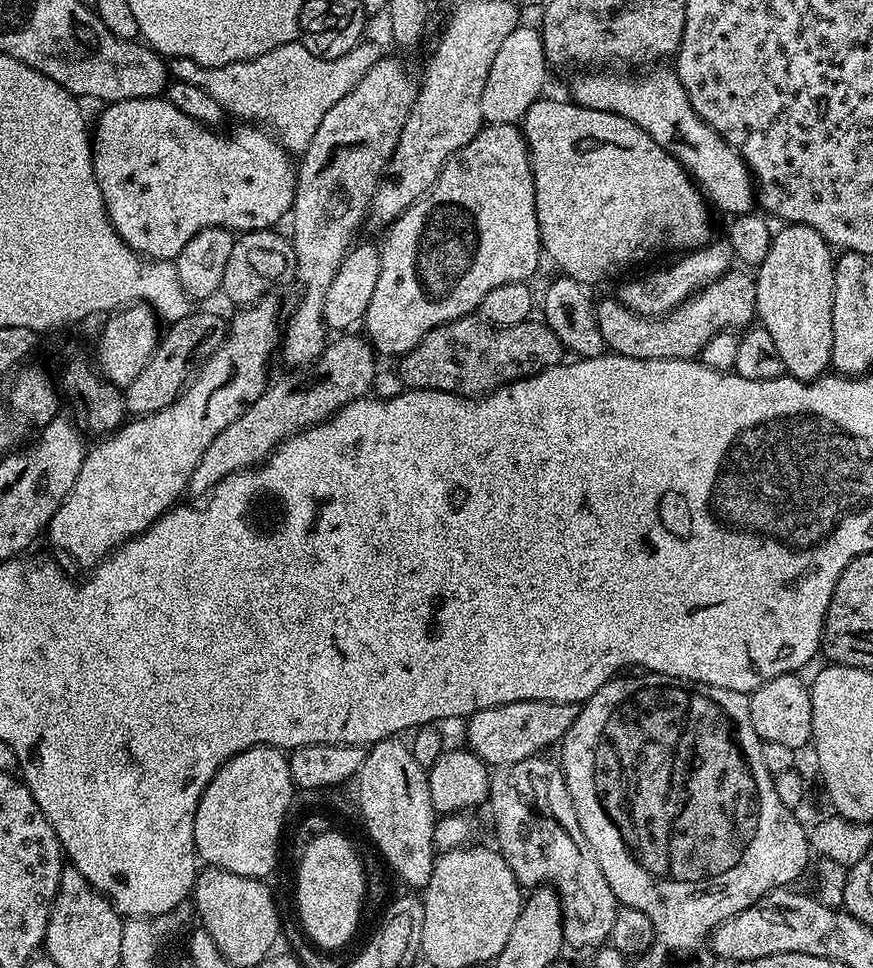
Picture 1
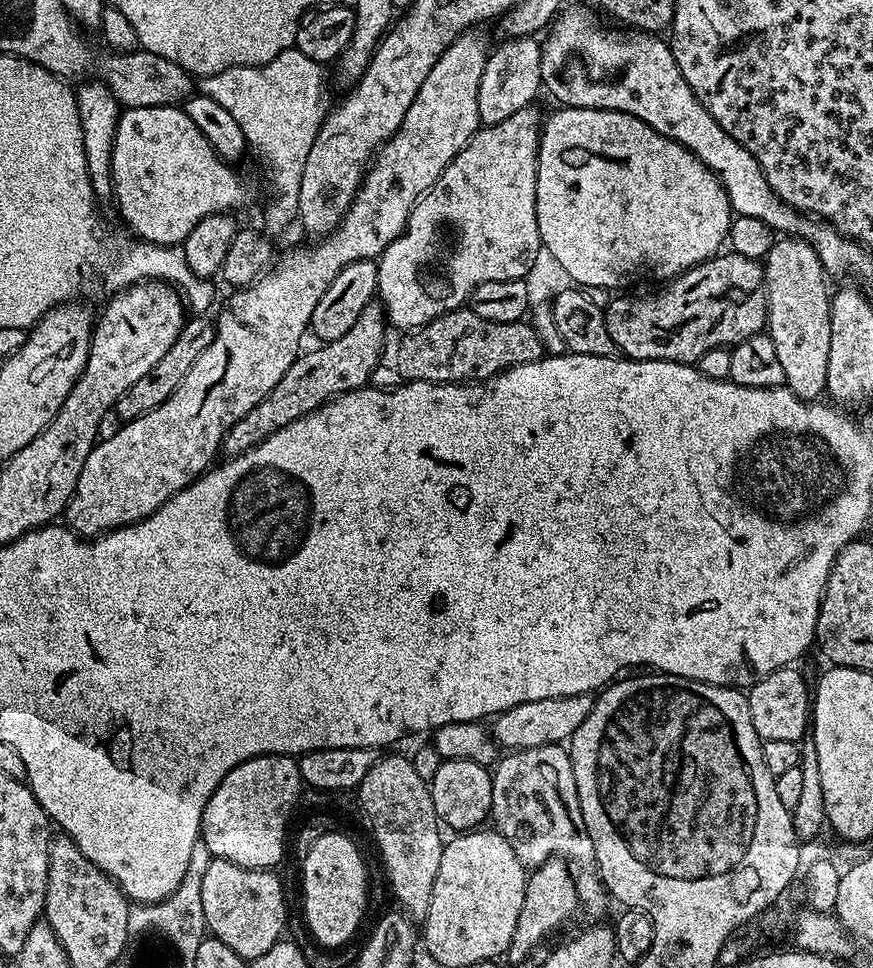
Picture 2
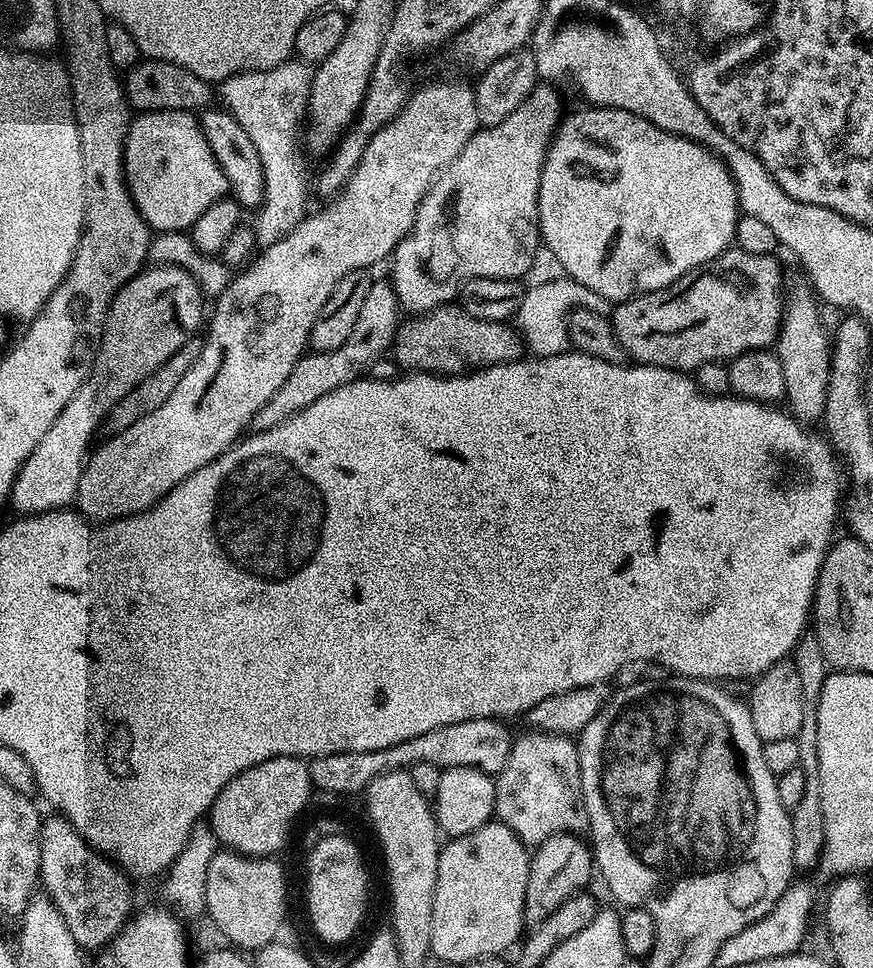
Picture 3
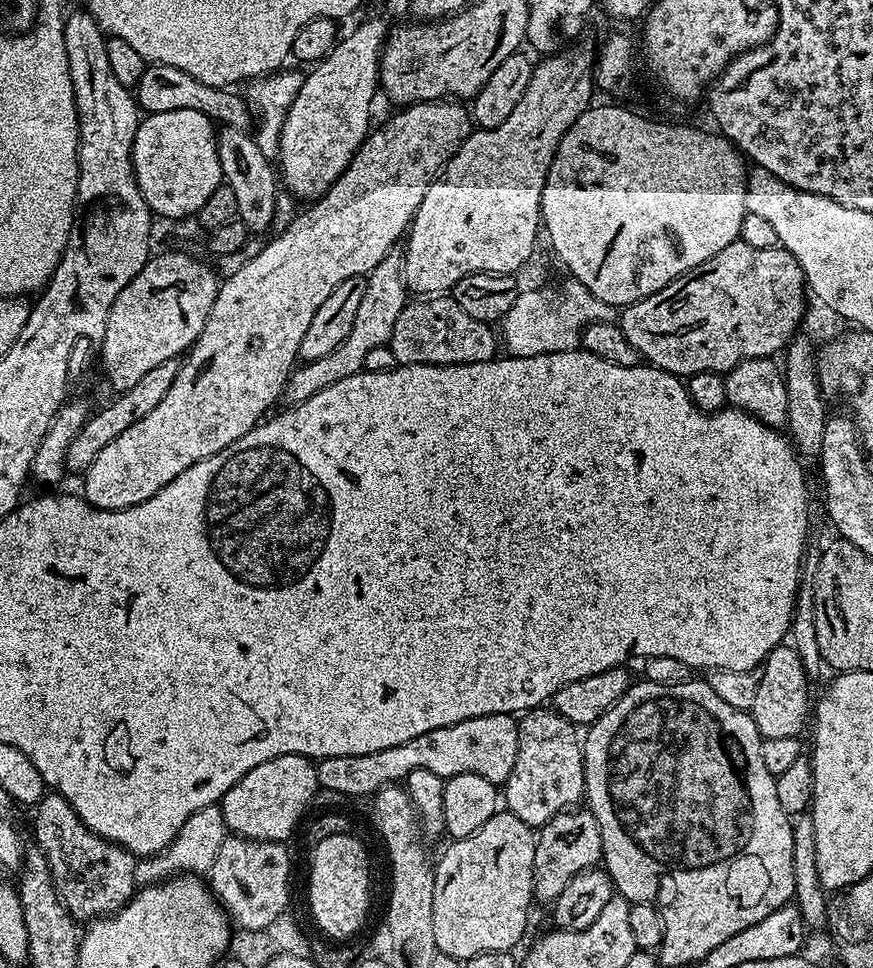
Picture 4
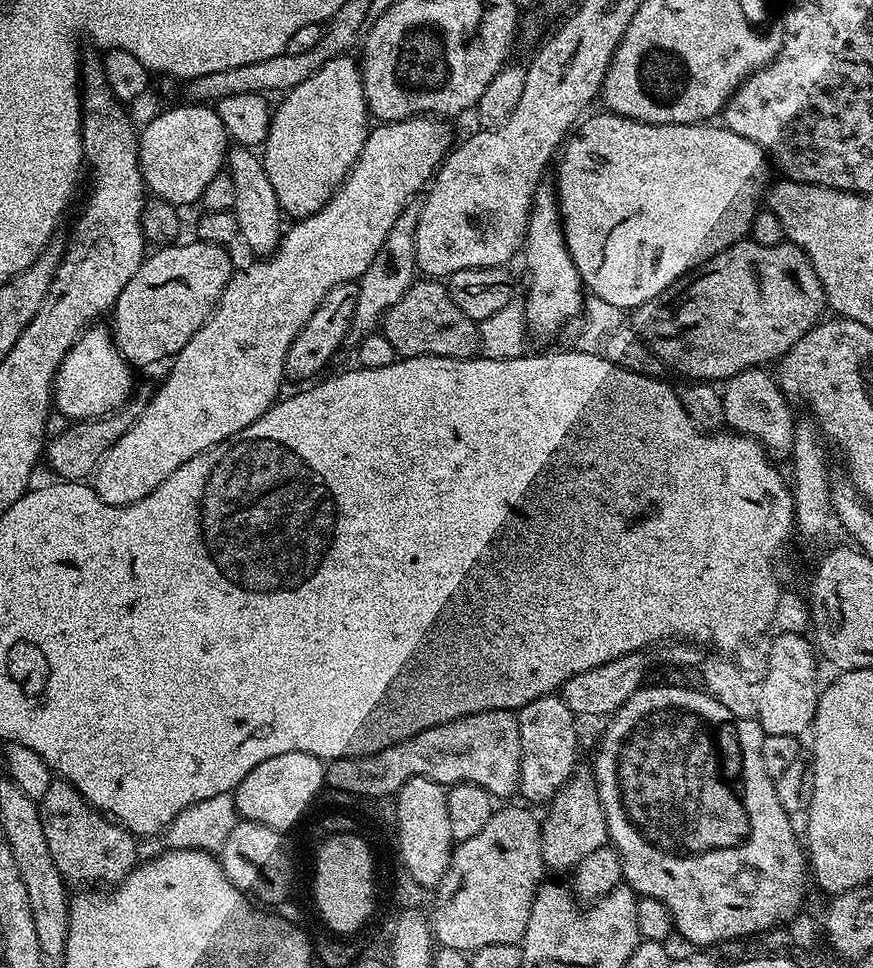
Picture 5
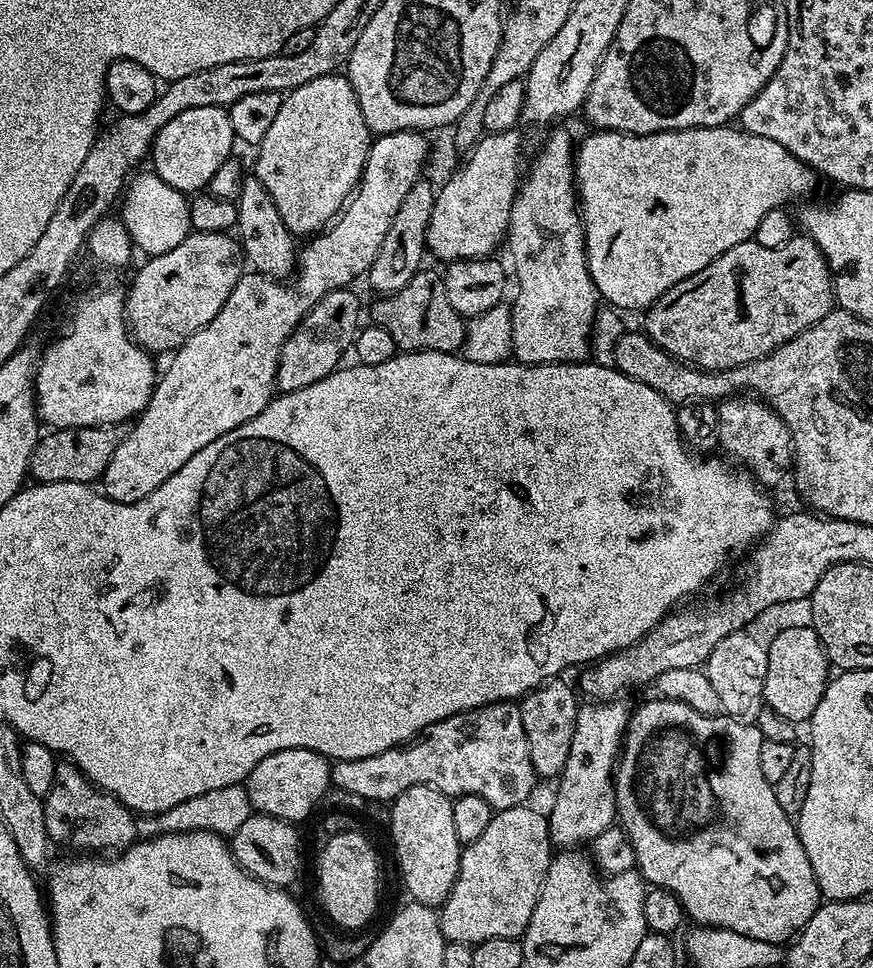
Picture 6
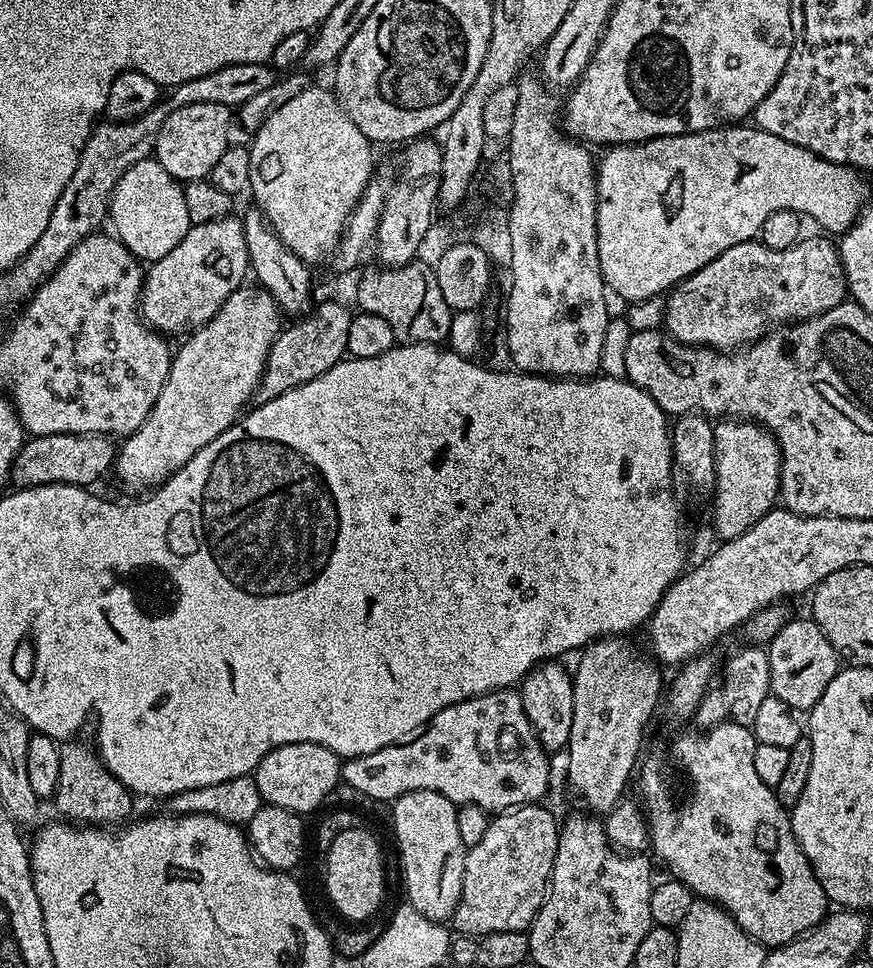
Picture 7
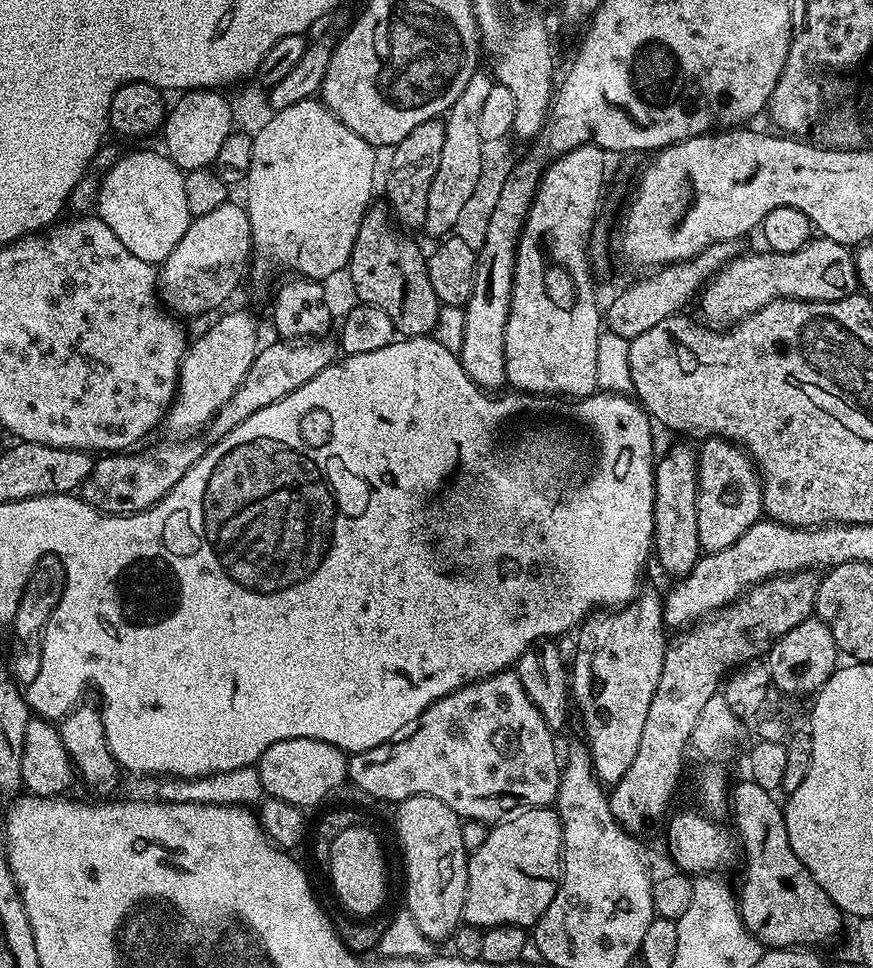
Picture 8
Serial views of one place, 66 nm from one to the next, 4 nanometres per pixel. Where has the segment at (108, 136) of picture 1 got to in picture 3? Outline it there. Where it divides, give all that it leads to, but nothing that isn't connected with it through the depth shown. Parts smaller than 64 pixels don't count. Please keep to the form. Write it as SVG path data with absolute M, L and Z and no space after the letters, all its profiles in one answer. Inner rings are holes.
M190 112L139 113L129 123L124 139L124 177L142 218L157 233L191 229L192 224L198 222L198 217L206 211L206 206L214 206L214 202L221 200L229 191L226 174L211 152L200 121Z

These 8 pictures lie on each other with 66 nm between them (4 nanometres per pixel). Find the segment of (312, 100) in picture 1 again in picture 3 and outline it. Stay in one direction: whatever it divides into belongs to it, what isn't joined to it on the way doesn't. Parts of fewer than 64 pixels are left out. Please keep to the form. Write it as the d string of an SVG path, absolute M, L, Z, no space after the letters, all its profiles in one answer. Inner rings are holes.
M289 58L286 62L282 62L278 66L274 66L270 70L258 70L257 72L239 72L238 74L234 74L230 78L226 78L225 80L219 81L218 84L218 96L224 99L222 102L223 107L227 109L230 115L233 115L234 118L238 120L239 125L246 130L247 137L254 142L255 149L258 150L259 161L262 162L262 170L265 174L265 182L264 182L264 201L260 205L257 214L258 218L256 220L256 224L254 226L254 231L256 234L256 243L259 249L269 248L270 246L274 246L275 242L280 242L282 238L286 238L290 231L294 230L295 226L298 226L298 222L304 220L306 215L308 214L308 188L310 192L310 182L304 178L304 172L300 169L300 148L302 152L302 125L306 120L306 113L308 111L308 99L310 98L310 86L312 85L312 73L314 71L313 65L304 63L303 60L299 58Z

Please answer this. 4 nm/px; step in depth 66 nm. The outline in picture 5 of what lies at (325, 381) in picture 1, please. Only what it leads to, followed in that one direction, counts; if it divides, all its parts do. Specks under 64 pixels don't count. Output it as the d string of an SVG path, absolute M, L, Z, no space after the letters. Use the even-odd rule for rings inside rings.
M413 202L407 204L398 214L398 222L390 226L390 234L386 234L386 242L374 254L374 262L366 266L366 270L356 284L358 290L358 302L354 310L352 319L352 330L350 333L353 341L359 342L364 336L369 336L371 332L377 331L381 327L384 313L406 294L406 290L417 279L418 269L416 266L416 227L420 221L421 205Z

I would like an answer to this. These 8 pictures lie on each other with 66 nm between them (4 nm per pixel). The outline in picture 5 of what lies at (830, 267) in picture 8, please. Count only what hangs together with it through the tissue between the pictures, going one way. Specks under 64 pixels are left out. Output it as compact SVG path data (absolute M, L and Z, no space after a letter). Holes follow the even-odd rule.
M751 238L739 240L737 244L731 244L726 250L722 250L714 258L710 258L706 263L695 268L693 272L687 272L682 278L678 278L669 288L662 290L658 298L650 298L650 302L643 304L641 308L635 309L634 327L636 333L646 342L646 346L657 358L660 359L661 365L673 368L676 372L681 372L687 379L692 382L723 382L729 380L734 374L738 374L747 368L759 368L768 366L779 361L791 348L802 339L811 328L815 328L821 319L820 311L825 311L826 301L822 284L814 266L808 261L808 256L800 247L791 242L775 244L774 246L758 246Z

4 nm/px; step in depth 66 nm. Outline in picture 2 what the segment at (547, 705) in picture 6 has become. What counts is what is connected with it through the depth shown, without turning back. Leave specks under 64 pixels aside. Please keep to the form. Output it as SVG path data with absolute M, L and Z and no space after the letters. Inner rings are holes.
M547 744L546 746L534 746L533 748L522 748L519 750L509 751L507 754L501 755L497 759L494 767L491 769L492 773L492 811L490 813L490 820L495 831L502 834L502 838L506 838L506 842L510 842L510 846L514 846L514 854L518 854L518 858L524 863L525 869L531 870L545 864L547 860L559 858L568 863L568 869L572 871L572 877L576 883L576 898L579 907L584 908L584 912L588 916L600 916L607 910L610 905L610 897L608 890L604 886L603 880L600 879L600 870L596 866L596 855L594 854L594 842L590 842L590 834L586 830L586 826L582 822L582 806L578 802L578 786L574 782L574 766L572 759L568 753L567 747L564 744Z

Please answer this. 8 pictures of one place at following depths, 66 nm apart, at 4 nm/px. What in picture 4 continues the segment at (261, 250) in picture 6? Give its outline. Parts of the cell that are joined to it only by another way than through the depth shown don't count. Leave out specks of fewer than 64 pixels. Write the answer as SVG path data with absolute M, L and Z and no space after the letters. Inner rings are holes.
M221 127L217 131L216 149L222 166L223 181L227 188L234 190L234 198L238 202L237 217L247 226L249 233L262 234L258 232L271 229L278 195L278 176L271 159L262 153L251 133L233 127Z

